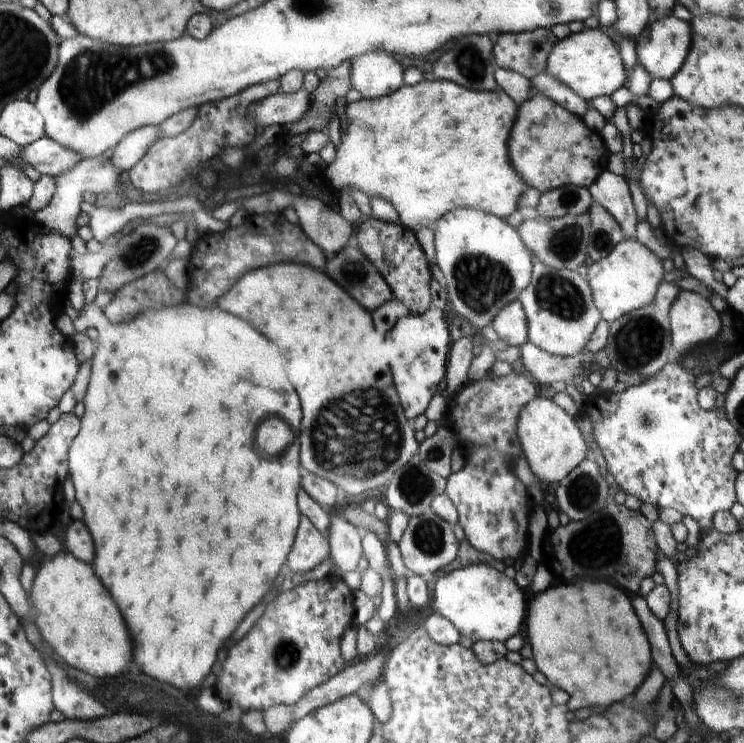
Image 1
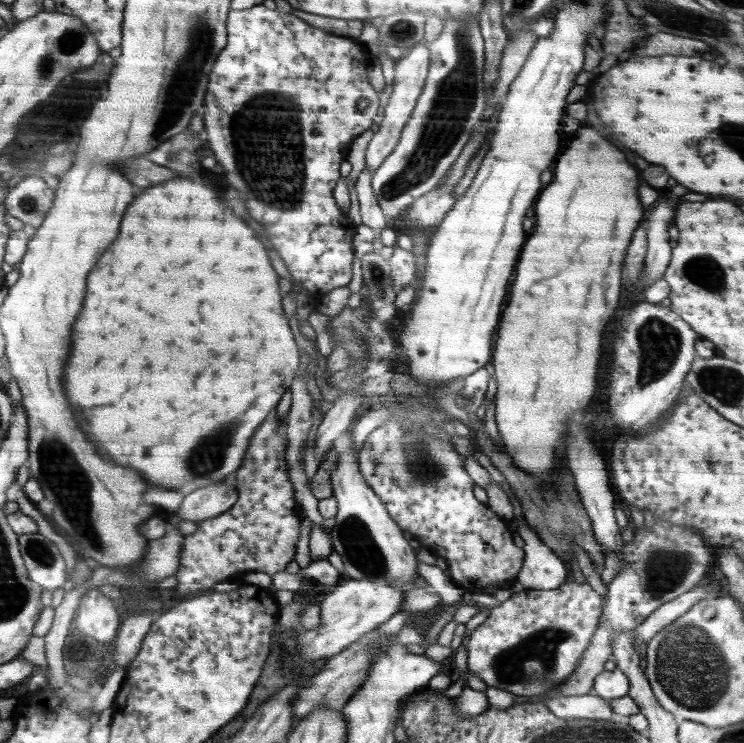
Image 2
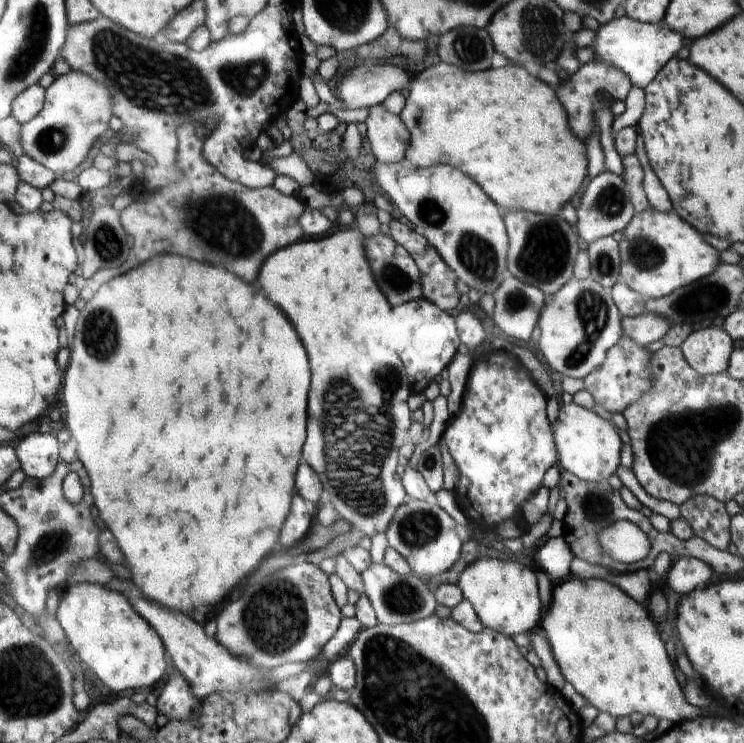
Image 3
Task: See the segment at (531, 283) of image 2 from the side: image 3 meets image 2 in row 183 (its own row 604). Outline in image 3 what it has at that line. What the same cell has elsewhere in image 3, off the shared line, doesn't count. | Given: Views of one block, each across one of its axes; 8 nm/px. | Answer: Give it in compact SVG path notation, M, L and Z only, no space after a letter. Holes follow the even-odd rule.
M599 578L561 580L554 584L550 606L540 624L564 680L600 713L608 712L617 719L618 714L624 717L638 712L684 722L708 712L684 700L656 626L644 608L618 586Z

